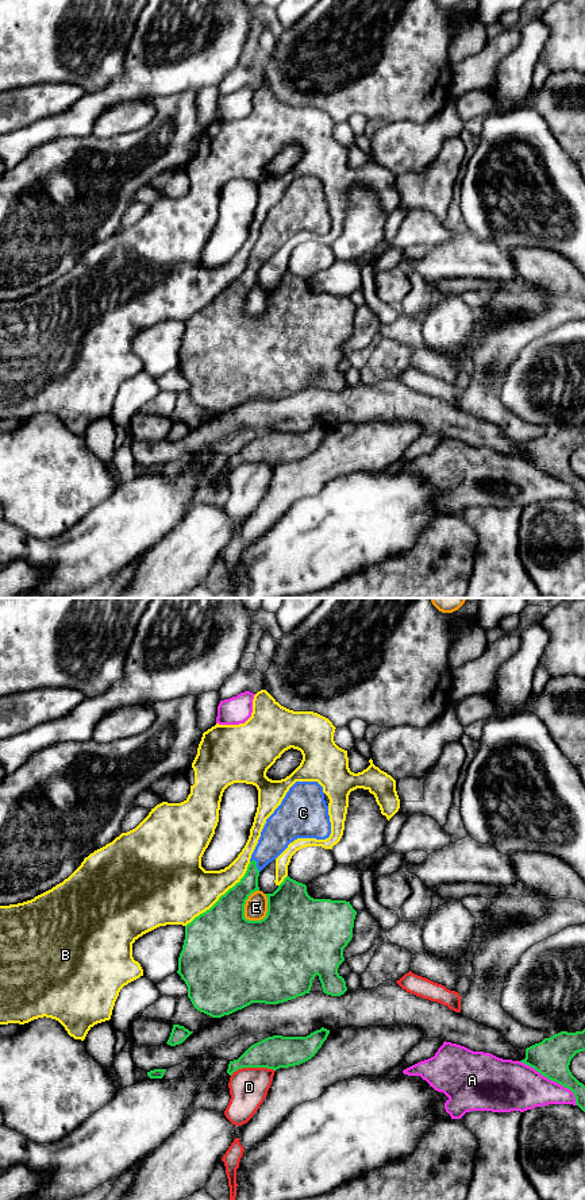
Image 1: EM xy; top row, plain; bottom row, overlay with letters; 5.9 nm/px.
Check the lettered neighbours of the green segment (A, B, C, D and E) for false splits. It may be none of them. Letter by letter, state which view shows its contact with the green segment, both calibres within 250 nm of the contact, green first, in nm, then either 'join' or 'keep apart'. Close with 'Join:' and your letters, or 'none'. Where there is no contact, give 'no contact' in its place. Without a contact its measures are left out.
A: meets green in xy; 220 nm thick on the green side, 300 nm on the other; keep apart
B: meets green in xy; 360 nm thick on the green side, 360 nm on the other; keep apart
C: meets green in xy; 140 nm thick on the green side, 190 nm on the other; join
D: meets green in xy; 200 nm thick on the green side, 220 nm on the other; keep apart
E: meets green in xy; 380 nm thick on the green side, 140 nm on the other; keep apart
Join: C

